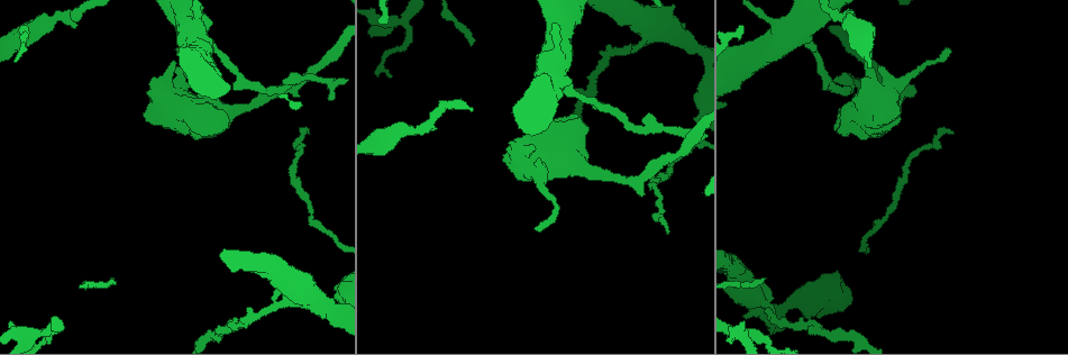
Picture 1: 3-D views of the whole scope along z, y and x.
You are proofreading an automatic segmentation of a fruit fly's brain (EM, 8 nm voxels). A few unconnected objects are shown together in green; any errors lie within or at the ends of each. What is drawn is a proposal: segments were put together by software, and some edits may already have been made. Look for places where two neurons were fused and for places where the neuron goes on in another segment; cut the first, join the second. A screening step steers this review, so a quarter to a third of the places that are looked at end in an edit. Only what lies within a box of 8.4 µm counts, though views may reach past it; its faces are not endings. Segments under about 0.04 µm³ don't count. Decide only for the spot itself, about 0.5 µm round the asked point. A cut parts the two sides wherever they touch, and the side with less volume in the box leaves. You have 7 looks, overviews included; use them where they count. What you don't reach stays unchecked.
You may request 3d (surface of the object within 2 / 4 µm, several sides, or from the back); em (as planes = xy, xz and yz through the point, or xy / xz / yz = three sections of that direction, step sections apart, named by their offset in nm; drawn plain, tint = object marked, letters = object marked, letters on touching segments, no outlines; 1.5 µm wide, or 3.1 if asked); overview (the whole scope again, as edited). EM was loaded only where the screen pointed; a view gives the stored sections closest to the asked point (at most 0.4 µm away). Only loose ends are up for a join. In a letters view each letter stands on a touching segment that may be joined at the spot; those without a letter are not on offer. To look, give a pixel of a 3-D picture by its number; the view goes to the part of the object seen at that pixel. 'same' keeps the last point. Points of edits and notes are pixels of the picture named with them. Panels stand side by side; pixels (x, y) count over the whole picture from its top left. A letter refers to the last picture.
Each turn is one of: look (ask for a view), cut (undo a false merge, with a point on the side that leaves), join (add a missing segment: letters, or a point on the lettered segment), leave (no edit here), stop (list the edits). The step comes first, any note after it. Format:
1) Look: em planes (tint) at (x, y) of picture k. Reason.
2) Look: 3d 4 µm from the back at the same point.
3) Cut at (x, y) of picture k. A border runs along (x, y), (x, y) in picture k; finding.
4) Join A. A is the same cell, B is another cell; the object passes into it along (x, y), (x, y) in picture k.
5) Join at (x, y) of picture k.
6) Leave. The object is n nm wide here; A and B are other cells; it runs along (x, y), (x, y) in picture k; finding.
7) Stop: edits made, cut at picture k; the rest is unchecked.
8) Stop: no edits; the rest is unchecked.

Look: 3d 2 µm from the back at (631, 48) of picture 1. Thick turns thin.

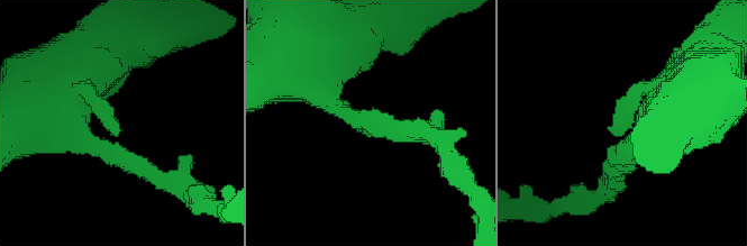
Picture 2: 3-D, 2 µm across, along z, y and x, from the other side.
Look: em xz step 4 (tint) at (625, 160) of picture 2. The arms are 200, 460 nm wide; shape alone is not enough.

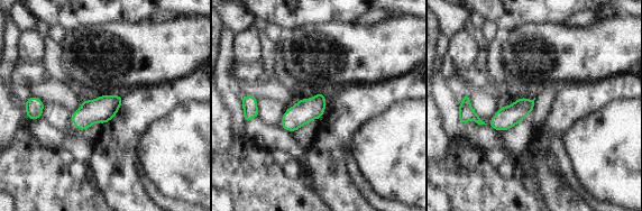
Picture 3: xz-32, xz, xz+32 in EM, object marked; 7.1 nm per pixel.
Look: em xz step 4 (letters) at the same point.

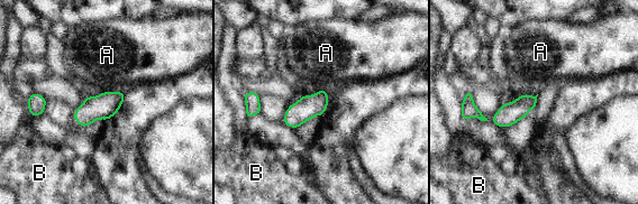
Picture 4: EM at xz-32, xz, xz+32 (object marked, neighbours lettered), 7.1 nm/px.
Leave. A and B are other cells; a border runs along (118, 90), (102, 92) in picture 4; one neuron here.

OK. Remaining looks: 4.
Look: em yz step 4 (tint) at (404, 21) of picture 1. Looks like a crossing.

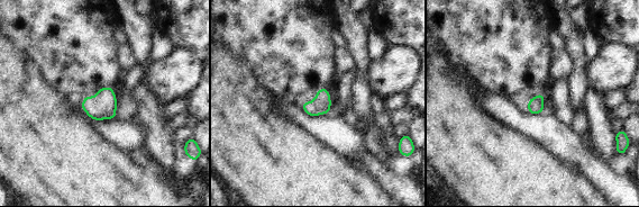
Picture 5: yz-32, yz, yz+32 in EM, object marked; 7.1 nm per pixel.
Look: em planes (tint) at the same point.

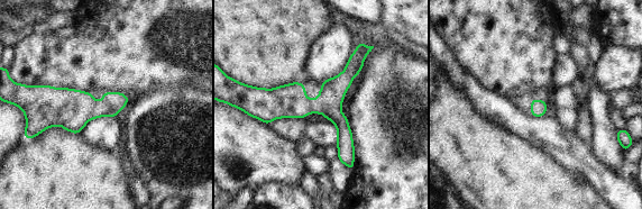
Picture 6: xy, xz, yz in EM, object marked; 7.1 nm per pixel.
Look: em planes (letters) at the same point. What lies round it.

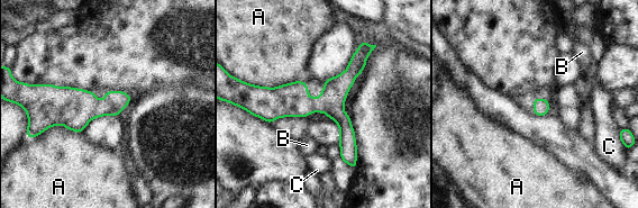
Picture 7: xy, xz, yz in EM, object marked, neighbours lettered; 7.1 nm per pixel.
Leave. A, B and C are other cells; it runs along (371, 47), (321, 102), (265, 97) in picture 7; one neuron here.

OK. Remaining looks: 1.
Stop: no edits; the rest is unchecked.

